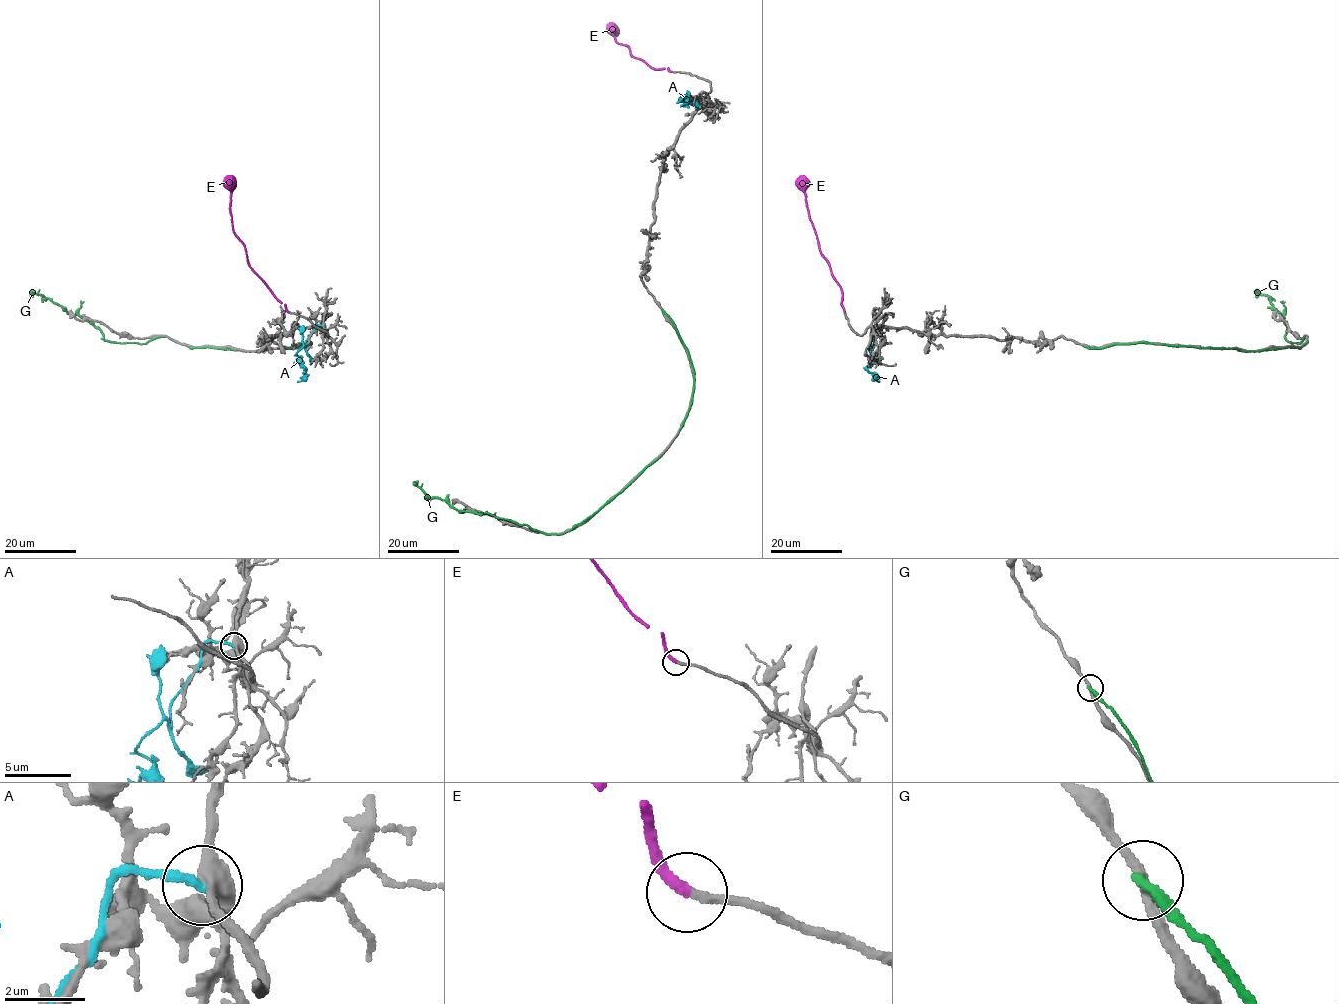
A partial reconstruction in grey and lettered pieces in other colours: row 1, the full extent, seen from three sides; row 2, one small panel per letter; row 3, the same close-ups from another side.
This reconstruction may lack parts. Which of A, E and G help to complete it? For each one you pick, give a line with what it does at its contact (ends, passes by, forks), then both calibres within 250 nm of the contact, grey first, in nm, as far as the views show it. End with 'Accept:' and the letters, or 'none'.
E: it ends; calibres 240 and 280 nm
Accept: E

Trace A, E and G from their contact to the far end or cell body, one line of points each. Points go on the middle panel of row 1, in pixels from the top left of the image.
A: (705, 98), (689, 100), (685, 95), (679, 99), (683, 101), (689, 94), (688, 102), (680, 106)
E: (672, 71), (667, 68), (654, 69), (633, 57), (628, 46), (618, 43), (612, 34), (613, 28)
G: (662, 310), (693, 366), (690, 409), (671, 444), (581, 523), (546, 534), (487, 512), (460, 511), (414, 481)

